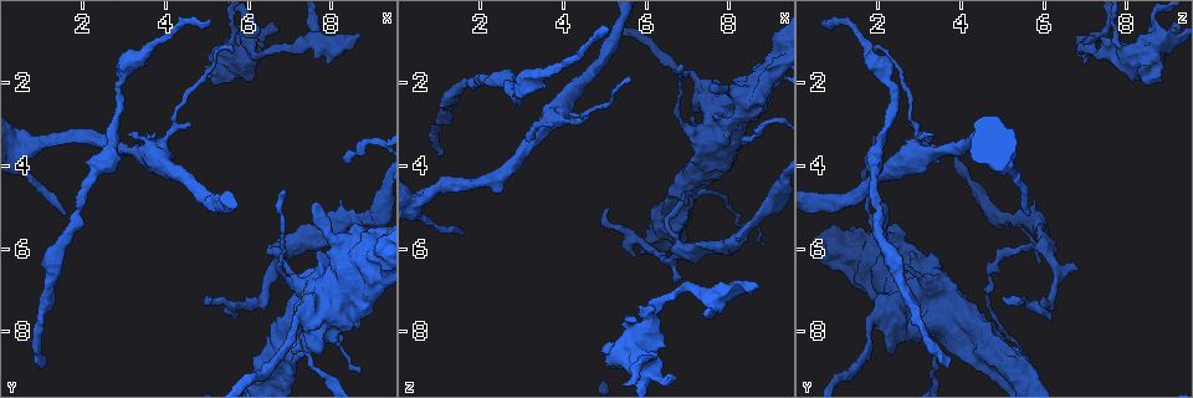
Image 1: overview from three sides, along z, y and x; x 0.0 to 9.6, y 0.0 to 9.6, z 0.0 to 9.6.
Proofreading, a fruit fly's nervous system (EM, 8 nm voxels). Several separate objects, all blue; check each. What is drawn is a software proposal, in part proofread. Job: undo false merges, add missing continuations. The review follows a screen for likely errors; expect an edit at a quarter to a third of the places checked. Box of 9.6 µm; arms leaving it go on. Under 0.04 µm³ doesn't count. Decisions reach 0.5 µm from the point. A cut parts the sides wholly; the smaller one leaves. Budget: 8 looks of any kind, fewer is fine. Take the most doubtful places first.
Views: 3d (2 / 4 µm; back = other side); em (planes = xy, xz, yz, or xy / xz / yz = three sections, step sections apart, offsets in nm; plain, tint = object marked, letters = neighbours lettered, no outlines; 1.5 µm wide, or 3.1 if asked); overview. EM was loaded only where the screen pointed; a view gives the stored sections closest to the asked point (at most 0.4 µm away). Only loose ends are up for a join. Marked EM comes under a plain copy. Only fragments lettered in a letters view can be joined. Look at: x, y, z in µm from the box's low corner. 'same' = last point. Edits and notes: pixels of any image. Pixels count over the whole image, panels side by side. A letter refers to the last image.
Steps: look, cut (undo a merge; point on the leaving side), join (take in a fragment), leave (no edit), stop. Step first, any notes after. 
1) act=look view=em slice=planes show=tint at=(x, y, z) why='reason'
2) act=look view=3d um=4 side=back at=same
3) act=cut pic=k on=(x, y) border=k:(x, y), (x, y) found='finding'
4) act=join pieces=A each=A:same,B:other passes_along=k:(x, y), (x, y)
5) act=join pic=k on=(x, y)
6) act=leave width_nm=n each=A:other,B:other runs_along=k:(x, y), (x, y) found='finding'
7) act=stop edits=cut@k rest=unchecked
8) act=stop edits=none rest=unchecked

act=look view=3d um=4 at=(1.05, 8.85, 3.70) why='long arm stops here'

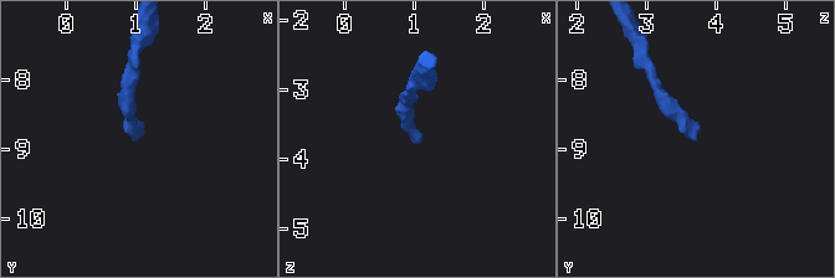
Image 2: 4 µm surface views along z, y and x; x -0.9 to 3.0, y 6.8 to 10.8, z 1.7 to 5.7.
act=look view=em slice=planes show=tint at=(1.00, 8.90, 3.70)

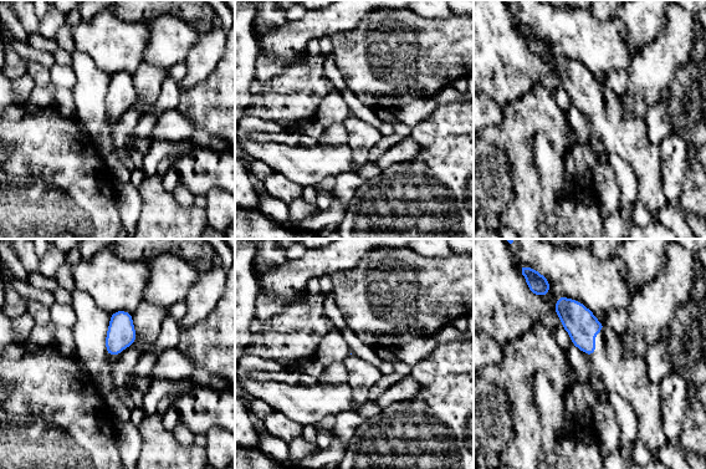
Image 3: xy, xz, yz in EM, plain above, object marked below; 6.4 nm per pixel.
act=look view=em slice=planes show=letters at=same why='what lies round it'

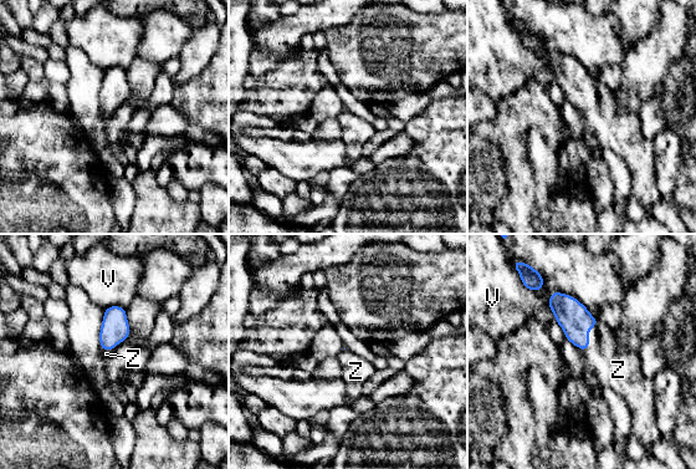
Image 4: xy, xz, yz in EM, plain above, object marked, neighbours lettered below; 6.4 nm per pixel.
act=join pieces=Z each=V:other,Z:same passes_along=4:(574, 319), (588, 337), (612, 367) found='it goes on there'

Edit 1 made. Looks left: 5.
act=look view=overview

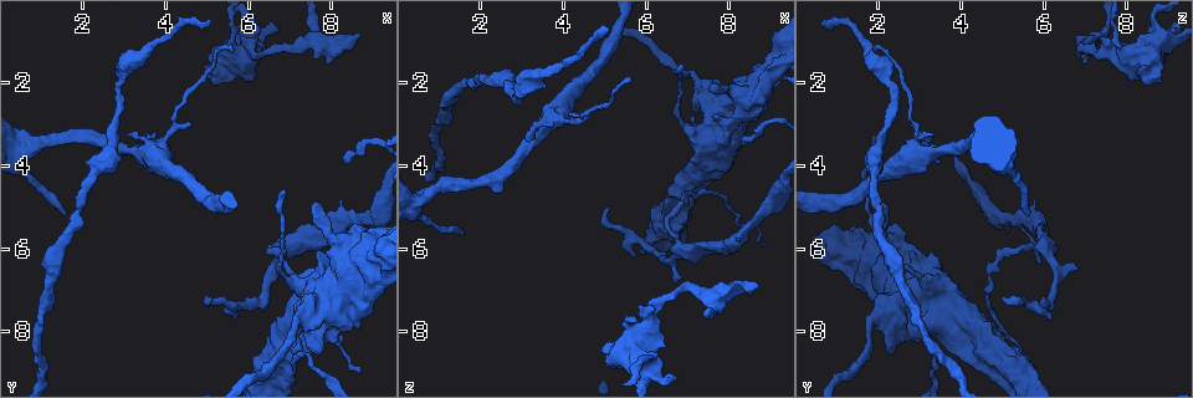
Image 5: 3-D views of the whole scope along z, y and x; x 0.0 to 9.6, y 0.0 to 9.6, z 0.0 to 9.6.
act=look view=em slice=xz step=8 show=letters at=(7.35, 1.00, 7.00) why='thick turns thin'

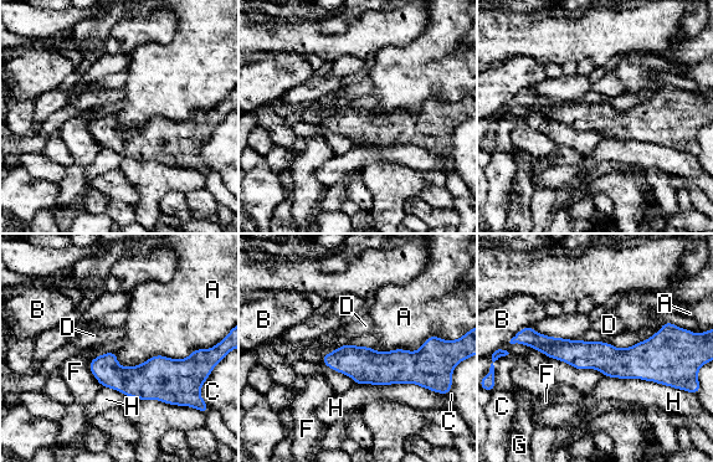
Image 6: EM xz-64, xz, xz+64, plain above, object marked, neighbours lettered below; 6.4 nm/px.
act=leave each=A:other,B:other,C:other,D:other,F:other,G:other,H:other found='all the same cell'

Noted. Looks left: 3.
act=look view=em um=3.1 slice=xz step=16 show=letters at=(7.20, 7.70, 1.95) why='sudden change in width'

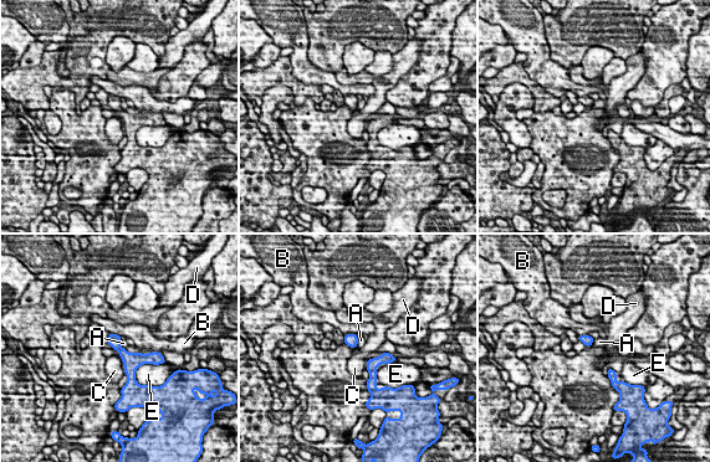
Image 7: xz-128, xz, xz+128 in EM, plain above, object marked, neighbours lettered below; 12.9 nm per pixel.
act=leave longest_contact=E:420nm each=A:other,B:other,C:other,D:other,E:other border=7:(118, 357), (123, 364), (124, 373) found='one cell here'

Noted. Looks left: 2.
act=stop edits=join@4 rest=unchecked

